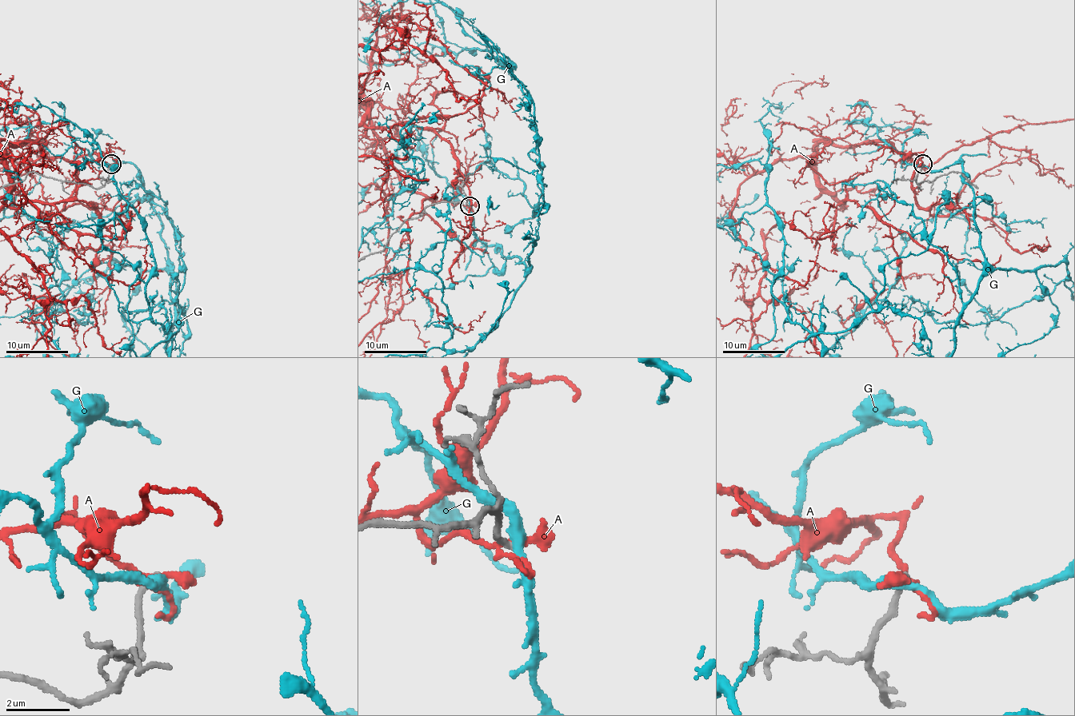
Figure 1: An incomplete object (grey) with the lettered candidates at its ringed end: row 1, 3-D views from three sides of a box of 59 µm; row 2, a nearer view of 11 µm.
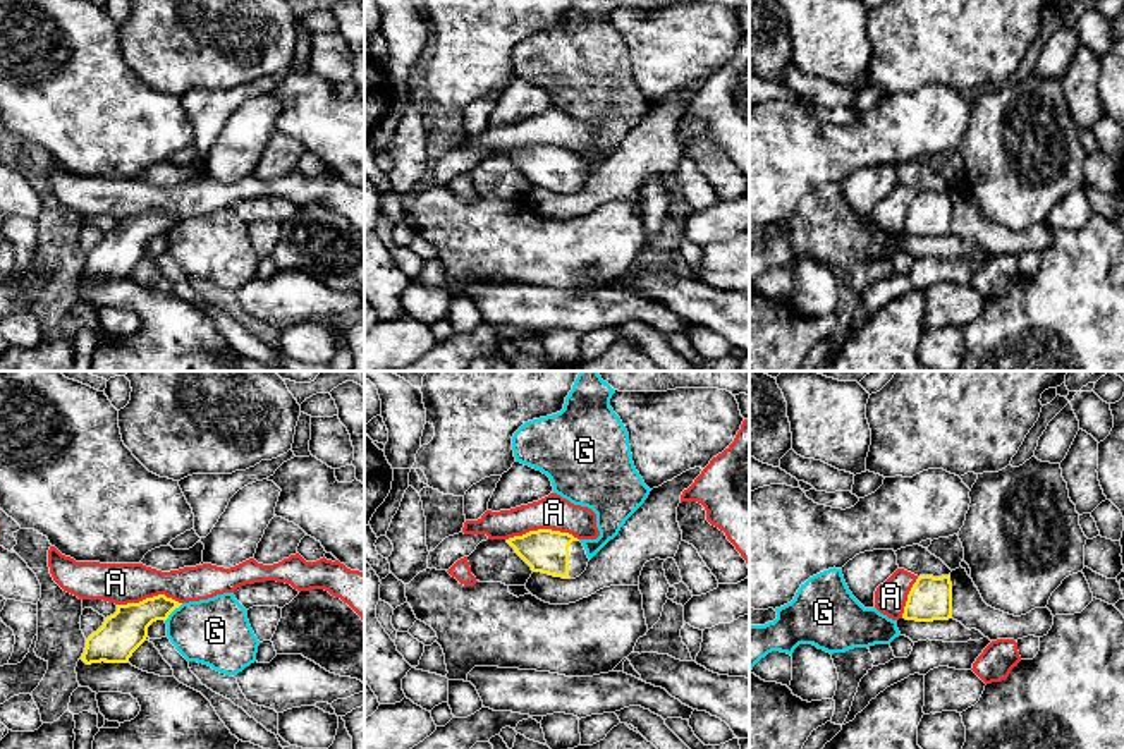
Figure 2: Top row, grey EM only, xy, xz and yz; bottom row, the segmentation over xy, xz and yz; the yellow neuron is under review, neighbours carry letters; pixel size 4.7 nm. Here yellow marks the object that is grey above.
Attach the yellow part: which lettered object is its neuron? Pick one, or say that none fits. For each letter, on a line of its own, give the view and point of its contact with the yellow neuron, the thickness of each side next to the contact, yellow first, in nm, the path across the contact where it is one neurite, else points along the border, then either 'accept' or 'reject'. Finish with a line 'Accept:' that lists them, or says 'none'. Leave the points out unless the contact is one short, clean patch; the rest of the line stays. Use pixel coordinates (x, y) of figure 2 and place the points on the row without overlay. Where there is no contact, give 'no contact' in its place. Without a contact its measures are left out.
A: meets yellow in xz at (542, 145); 200 nm thick on the yellow side, 160 nm on the other; border along xz (578, 153), (550, 145), (530, 145), (507, 155); reject
G: meets yellow in xy at (172, 225); 200 nm thick on the yellow side, 320 nm on the other; border along xy (183, 219), (165, 236); reject
Accept: none

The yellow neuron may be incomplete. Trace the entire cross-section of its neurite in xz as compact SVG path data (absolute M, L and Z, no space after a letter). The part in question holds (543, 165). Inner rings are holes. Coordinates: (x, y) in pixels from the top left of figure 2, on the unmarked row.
M538 144L509 153L507 158L533 187L562 194L576 194L588 182L583 158L569 148Z

